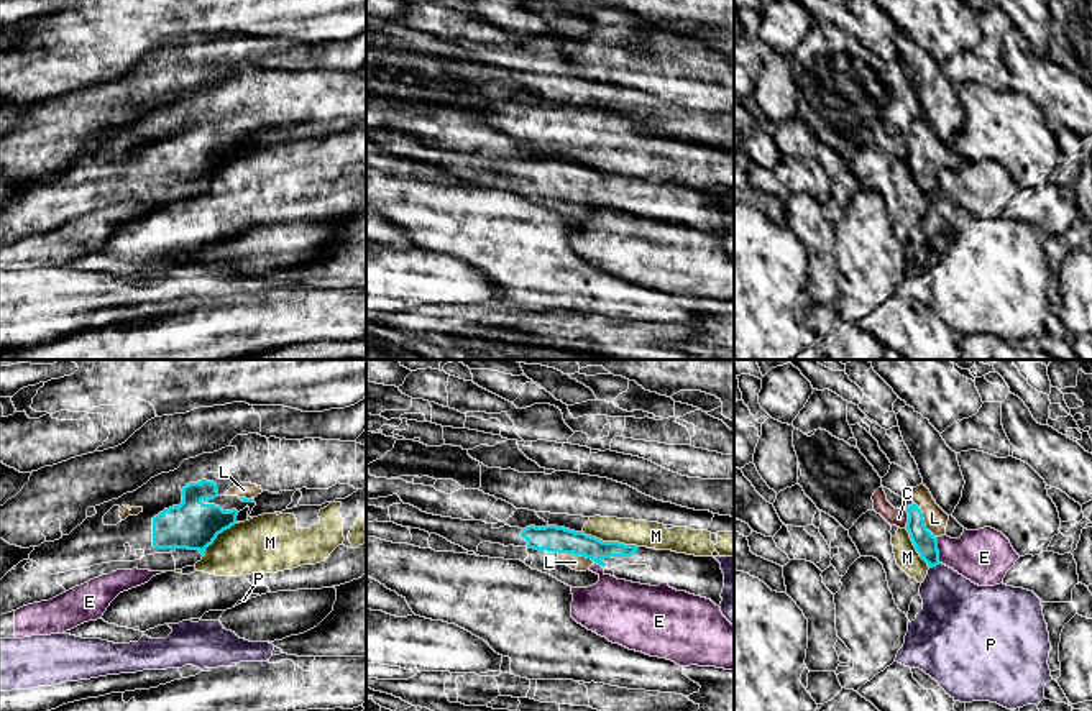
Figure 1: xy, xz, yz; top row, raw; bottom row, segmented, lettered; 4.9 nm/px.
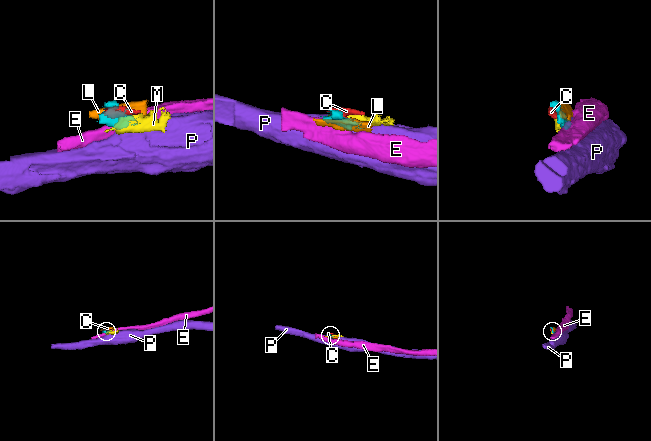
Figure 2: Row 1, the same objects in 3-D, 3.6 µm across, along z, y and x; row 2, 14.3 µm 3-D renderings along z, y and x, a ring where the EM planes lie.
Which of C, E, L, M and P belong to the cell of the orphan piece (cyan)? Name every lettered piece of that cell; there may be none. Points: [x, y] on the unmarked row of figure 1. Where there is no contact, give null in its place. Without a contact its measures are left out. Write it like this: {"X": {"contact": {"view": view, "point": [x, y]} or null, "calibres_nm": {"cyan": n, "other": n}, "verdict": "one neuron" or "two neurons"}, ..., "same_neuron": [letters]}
{"C": {"contact": {"view": "yz", "point": [908, 151]}, "calibres_nm": {"cyan": 110, "other": 90}, "verdict": "two neurons"}, "E": {"contact": {"view": "yz", "point": [938, 183]}, "calibres_nm": {"cyan": 110, "other": 260}, "verdict": "two neurons"}, "L": {"contact": {"view": "xz", "point": [577, 186]}, "calibres_nm": {"cyan": 130, "other": 80}, "verdict": "one neuron"}, "M": {"contact": {"view": "xz", "point": [611, 174]}, "calibres_nm": {"cyan": 130, "other": 130}, "verdict": "two neurons"}, "P": {"contact": {"view": "yz", "point": [935, 197]}, "calibres_nm": {"cyan": 110, "other": 320}, "verdict": "two neurons"}, "same_neuron": ["L"]}

